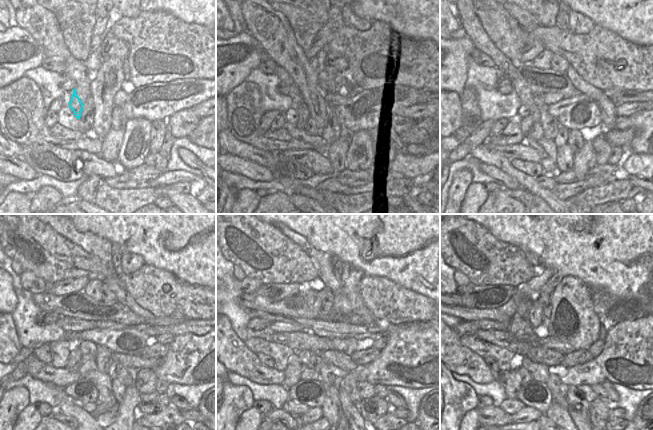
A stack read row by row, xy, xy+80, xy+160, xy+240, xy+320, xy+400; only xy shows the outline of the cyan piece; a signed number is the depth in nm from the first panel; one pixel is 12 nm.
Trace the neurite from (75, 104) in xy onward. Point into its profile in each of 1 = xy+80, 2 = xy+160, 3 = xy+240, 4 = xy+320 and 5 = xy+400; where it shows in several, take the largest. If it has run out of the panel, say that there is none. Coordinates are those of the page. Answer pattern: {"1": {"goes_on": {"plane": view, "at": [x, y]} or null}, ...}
{"1": {"goes_on": {"plane": "xy+80", "at": [303, 113]}}, "2": {"goes_on": {"plane": "xy+160", "at": [526, 123]}}, "3": {"goes_on": {"plane": "xy+240", "at": [75, 356]}}, "4": {"goes_on": {"plane": "xy+320", "at": [292, 373]}}, "5": {"goes_on": {"plane": "xy+400", "at": [512, 383]}}}

